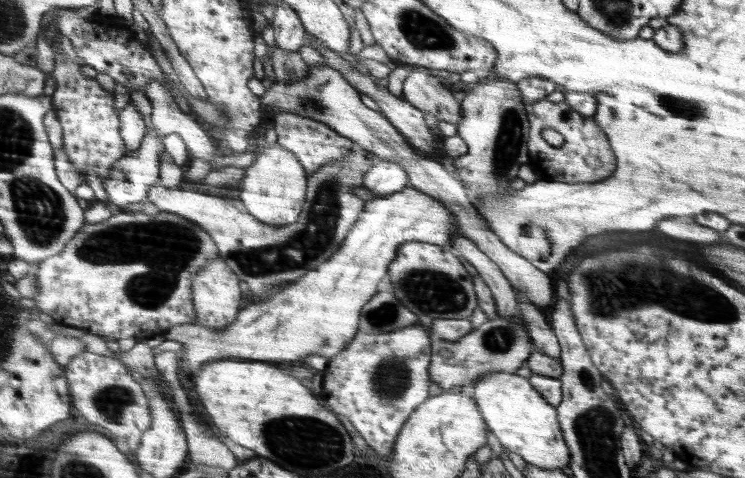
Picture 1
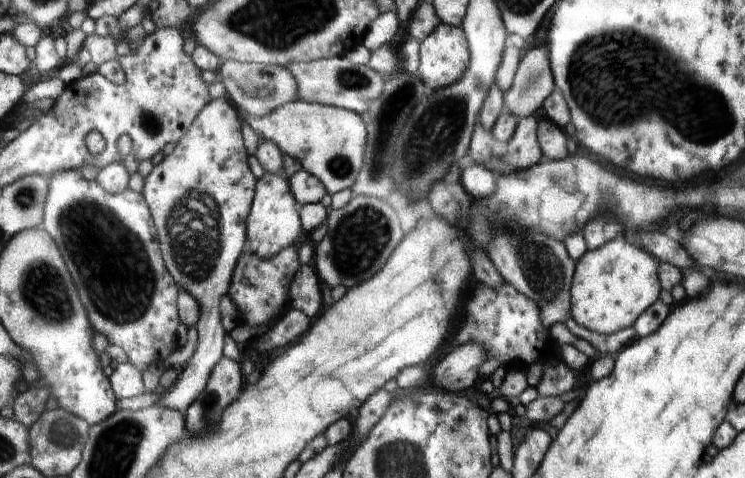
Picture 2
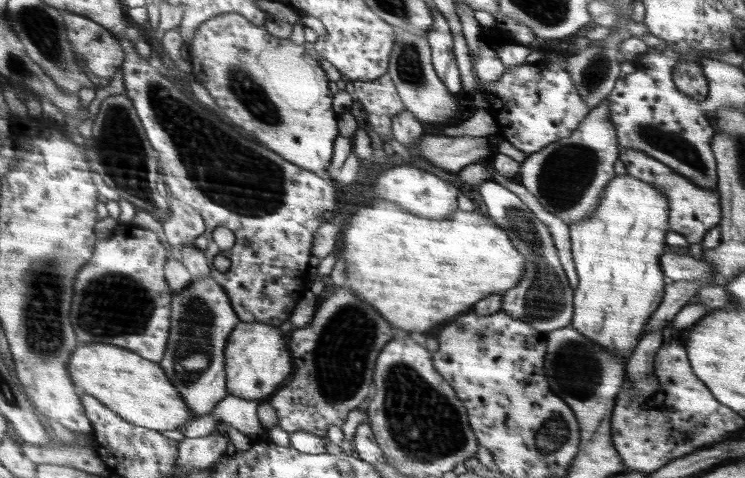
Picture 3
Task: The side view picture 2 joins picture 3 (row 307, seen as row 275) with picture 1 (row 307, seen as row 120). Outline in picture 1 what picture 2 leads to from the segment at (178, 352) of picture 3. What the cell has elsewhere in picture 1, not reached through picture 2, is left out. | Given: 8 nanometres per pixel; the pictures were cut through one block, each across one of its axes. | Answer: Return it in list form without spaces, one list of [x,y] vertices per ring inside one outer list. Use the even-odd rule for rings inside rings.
[[[219,258],[213,264],[209,264],[207,268],[203,268],[203,272],[195,278],[195,288],[193,288],[199,324],[203,324],[207,328],[223,328],[225,330],[237,322],[239,312],[243,312],[243,306],[241,306],[243,294],[241,294],[239,280],[241,278],[231,270],[227,260],[223,260],[223,258]]]

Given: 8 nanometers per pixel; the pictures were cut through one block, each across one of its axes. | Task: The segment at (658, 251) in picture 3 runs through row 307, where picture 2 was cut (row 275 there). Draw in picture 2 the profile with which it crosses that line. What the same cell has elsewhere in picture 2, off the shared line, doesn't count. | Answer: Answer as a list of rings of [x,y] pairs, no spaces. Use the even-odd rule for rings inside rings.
[[[621,238],[585,252],[575,264],[571,282],[571,318],[599,334],[615,334],[635,324],[637,316],[659,298],[659,262],[639,246]]]

